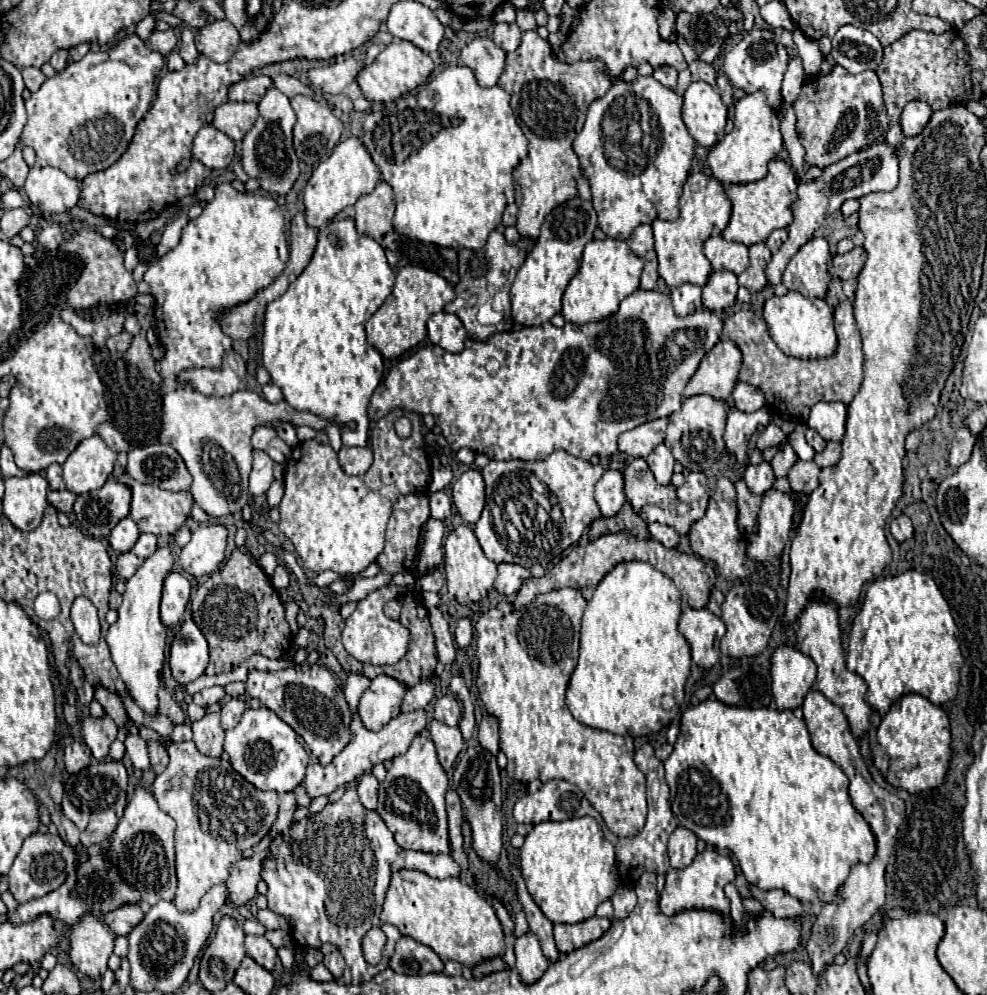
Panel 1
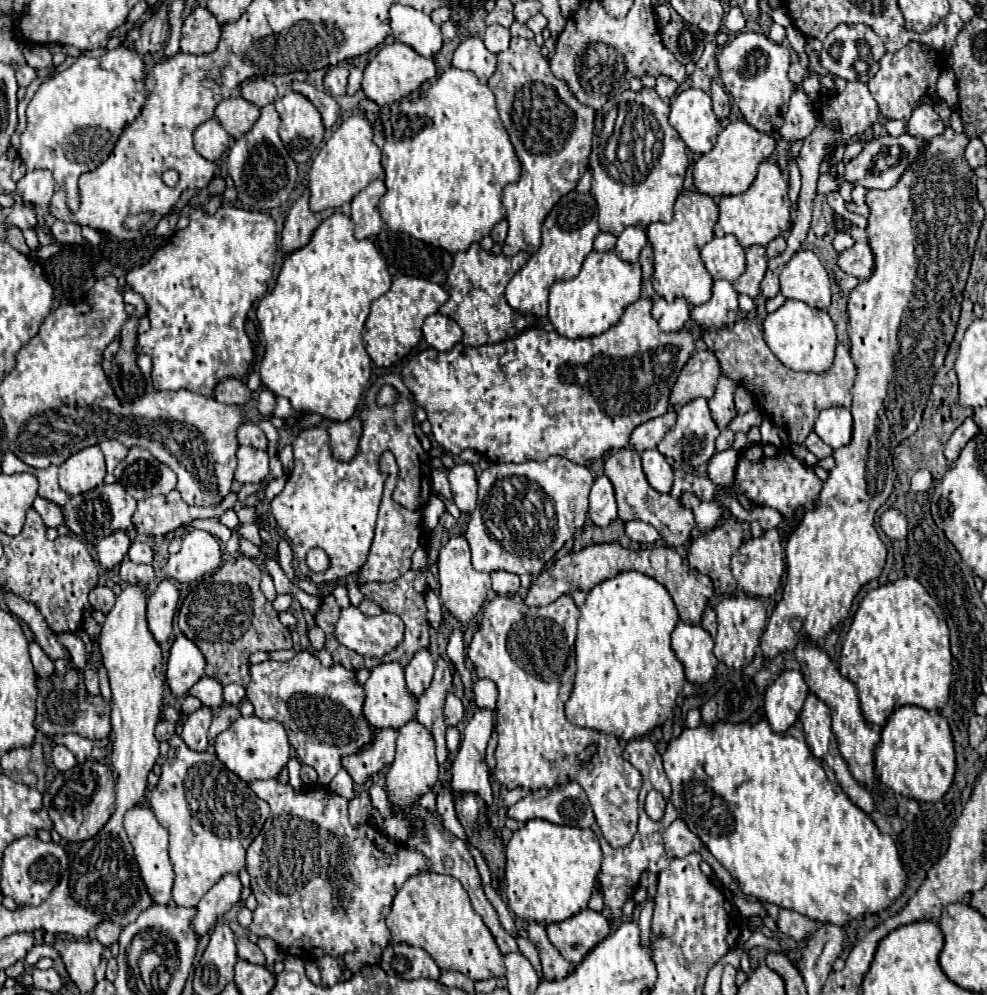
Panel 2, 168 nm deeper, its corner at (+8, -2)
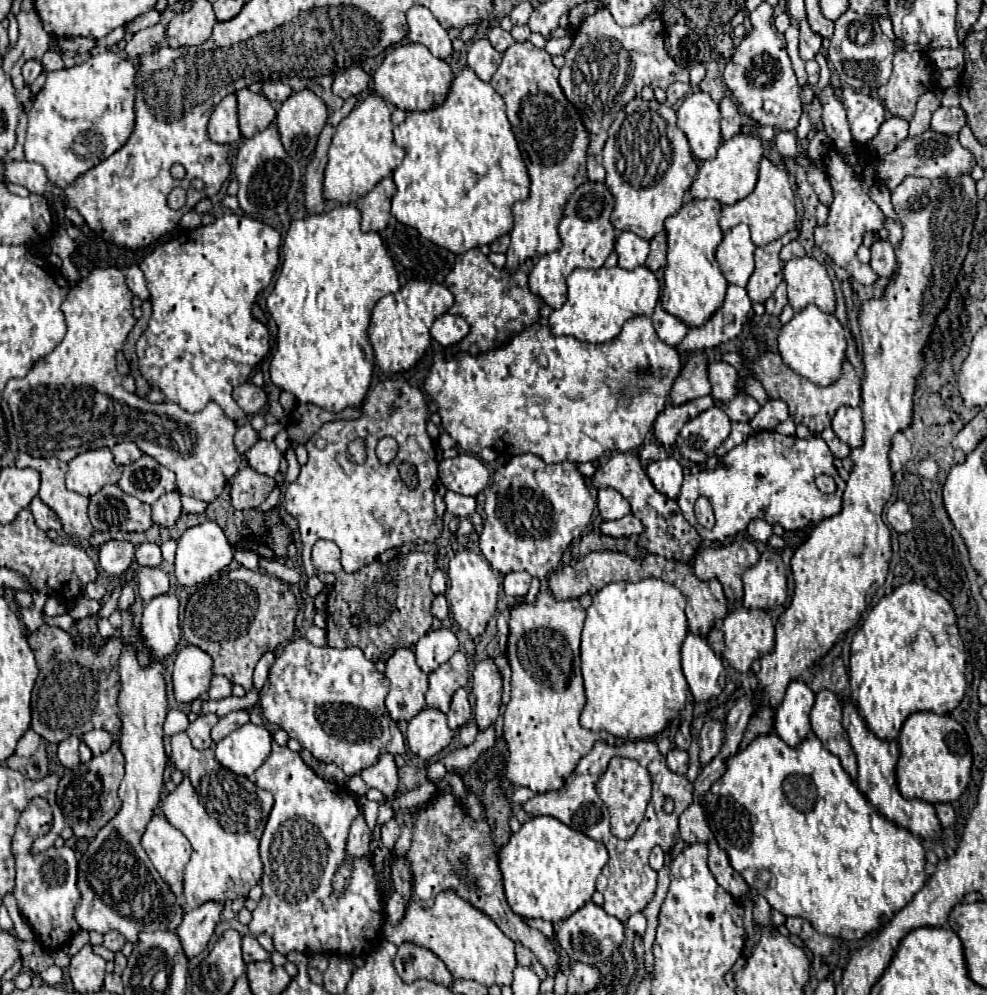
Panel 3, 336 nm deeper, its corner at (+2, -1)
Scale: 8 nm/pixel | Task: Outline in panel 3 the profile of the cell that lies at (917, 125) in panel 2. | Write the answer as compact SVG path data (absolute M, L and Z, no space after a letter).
M938 108L932 114L930 128L940 134L956 134L966 124L966 114L962 108Z

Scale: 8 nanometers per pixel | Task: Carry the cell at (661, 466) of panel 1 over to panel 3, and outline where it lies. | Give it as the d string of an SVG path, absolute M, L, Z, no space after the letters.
M674 458L652 460L646 466L646 474L650 476L654 488L668 498L676 498L682 486L682 466Z

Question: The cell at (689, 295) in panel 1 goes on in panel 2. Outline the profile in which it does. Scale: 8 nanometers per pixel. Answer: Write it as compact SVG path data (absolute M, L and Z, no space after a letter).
M658 299L652 307L652 317L658 321L660 331L674 333L686 327L690 319L690 307L686 299L676 299L674 303L666 303L664 299Z

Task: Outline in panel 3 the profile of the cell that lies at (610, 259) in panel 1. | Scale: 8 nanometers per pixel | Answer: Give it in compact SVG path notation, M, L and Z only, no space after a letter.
M620 266L614 268L598 268L598 270L574 270L566 278L568 296L562 308L550 314L550 328L554 336L574 336L582 342L608 342L612 340L622 324L638 314L650 316L658 296L660 284L646 266L638 266L634 270L624 270Z

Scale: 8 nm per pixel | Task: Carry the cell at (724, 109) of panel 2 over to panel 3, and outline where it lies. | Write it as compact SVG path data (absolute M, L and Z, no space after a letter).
M724 96L720 102L720 112L722 112L722 138L728 140L734 134L740 132L740 124L742 124L742 116L738 112L738 106L734 104L734 100L730 96Z

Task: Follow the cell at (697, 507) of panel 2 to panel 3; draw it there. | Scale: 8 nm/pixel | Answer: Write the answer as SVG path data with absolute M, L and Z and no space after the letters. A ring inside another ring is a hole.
M758 432L740 446L734 446L722 460L726 464L722 468L684 476L678 496L678 506L684 518L698 530L702 538L712 542L746 530L748 520L752 518L762 518L770 524L778 522L784 530L798 530L830 518L842 508L844 480L838 476L832 464L832 452L818 434L812 440L800 440L796 436L782 436L778 432ZM818 474L828 474L836 480L838 488L834 494L822 494L816 488L814 478ZM698 496L706 496L714 508L716 526L712 530L700 526L694 516L694 502Z

